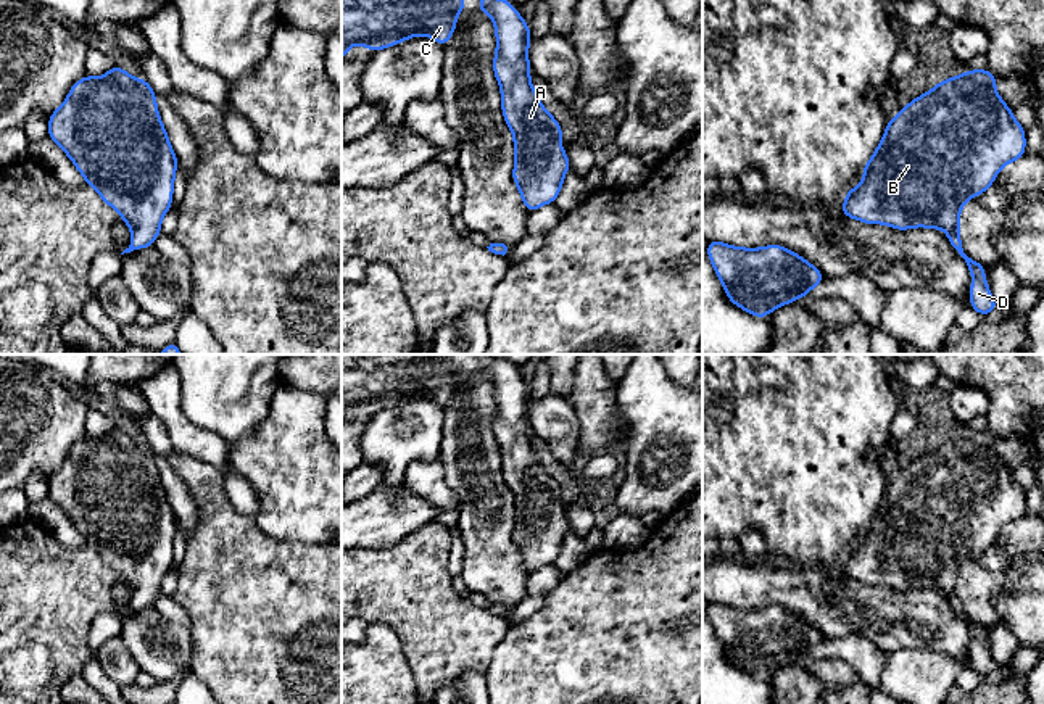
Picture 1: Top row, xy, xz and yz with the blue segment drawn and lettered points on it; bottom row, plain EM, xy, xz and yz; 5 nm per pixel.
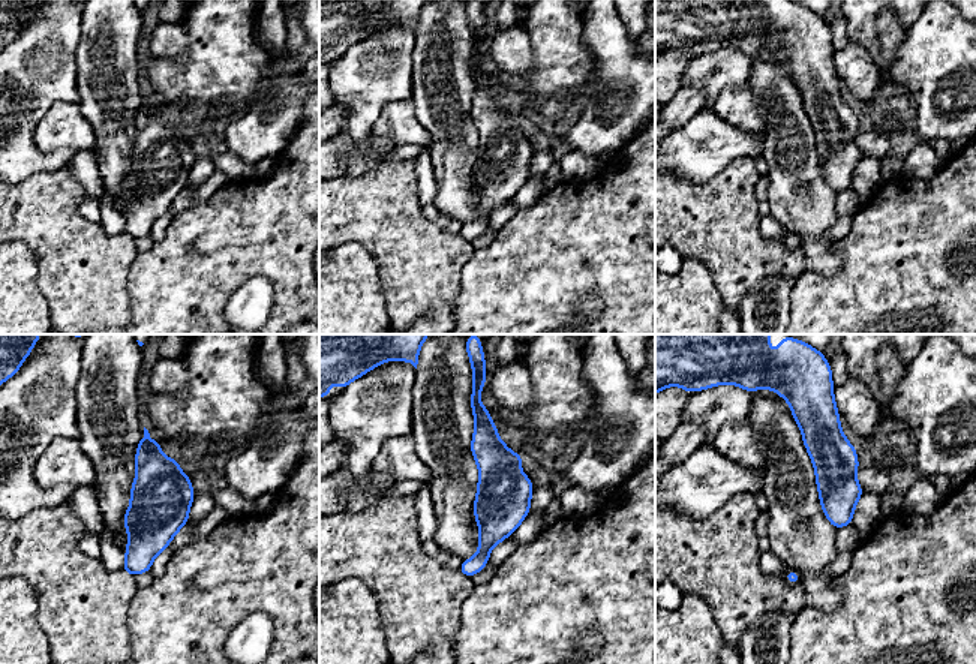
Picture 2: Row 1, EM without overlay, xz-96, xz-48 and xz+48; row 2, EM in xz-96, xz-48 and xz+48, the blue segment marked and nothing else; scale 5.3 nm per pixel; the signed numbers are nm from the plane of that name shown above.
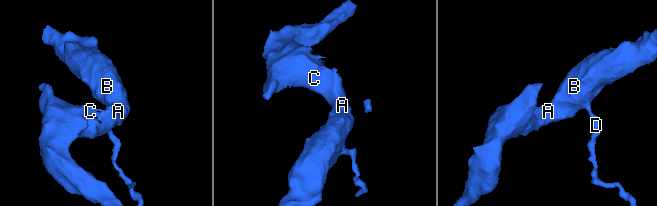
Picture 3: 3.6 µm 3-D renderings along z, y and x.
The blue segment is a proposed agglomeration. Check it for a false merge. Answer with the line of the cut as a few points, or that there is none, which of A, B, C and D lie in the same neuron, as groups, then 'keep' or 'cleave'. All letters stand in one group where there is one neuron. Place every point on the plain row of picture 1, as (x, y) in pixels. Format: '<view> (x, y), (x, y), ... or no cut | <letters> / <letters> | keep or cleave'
no cut | A B C D | keep

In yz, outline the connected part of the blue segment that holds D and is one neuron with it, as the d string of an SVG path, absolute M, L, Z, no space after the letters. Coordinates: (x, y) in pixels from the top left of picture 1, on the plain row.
M986 429L968 430L947 438L925 456L914 459L888 482L872 520L862 527L864 540L849 549L841 574L865 585L886 585L897 591L930 588L946 591L947 603L972 633L970 669L986 677L999 665L994 662L984 636L984 627L972 620L960 601L962 565L986 553L997 533L1025 517L1025 491L1012 470L996 453L997 440Z

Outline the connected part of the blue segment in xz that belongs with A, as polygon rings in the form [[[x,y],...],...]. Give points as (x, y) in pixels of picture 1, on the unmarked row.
[[[478,356],[478,371],[495,383],[493,432],[501,448],[504,482],[514,496],[512,541],[528,574],[554,564],[570,530],[561,506],[562,488],[543,467],[530,441],[530,388],[512,362]]]

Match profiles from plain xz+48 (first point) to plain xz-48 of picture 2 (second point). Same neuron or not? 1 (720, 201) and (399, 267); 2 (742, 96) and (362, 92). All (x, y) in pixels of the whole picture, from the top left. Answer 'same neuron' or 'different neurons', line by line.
1: same neuron
2: different neurons

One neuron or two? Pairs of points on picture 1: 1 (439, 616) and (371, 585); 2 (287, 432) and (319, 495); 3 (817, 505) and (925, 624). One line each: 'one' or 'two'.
1: one
2: one
3: two

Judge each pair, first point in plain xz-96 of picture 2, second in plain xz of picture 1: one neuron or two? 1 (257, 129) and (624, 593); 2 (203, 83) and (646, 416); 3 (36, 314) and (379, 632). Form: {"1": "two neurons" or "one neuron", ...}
{"1": "two neurons", "2": "two neurons", "3": "one neuron"}

